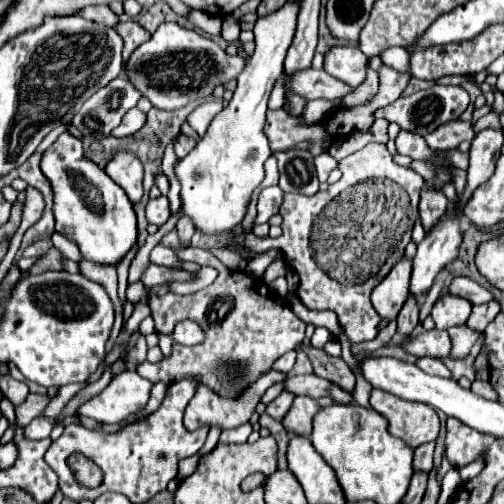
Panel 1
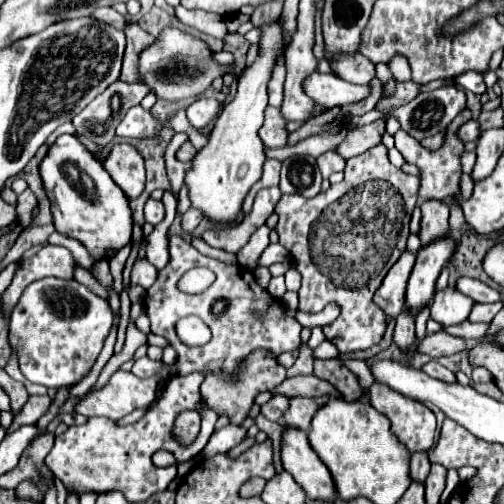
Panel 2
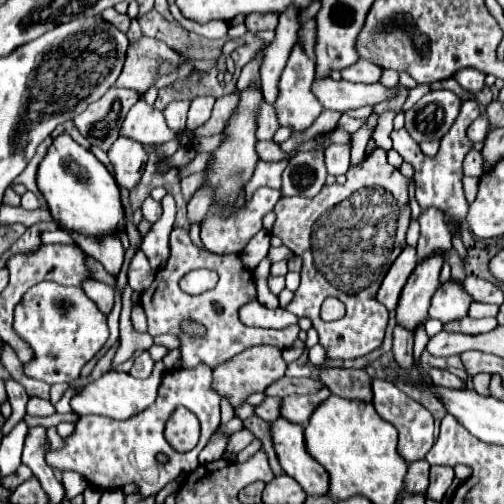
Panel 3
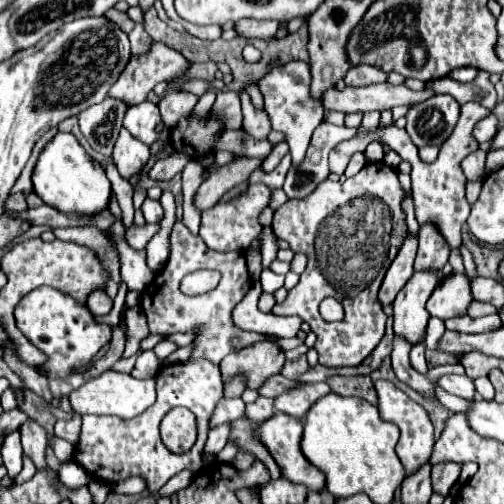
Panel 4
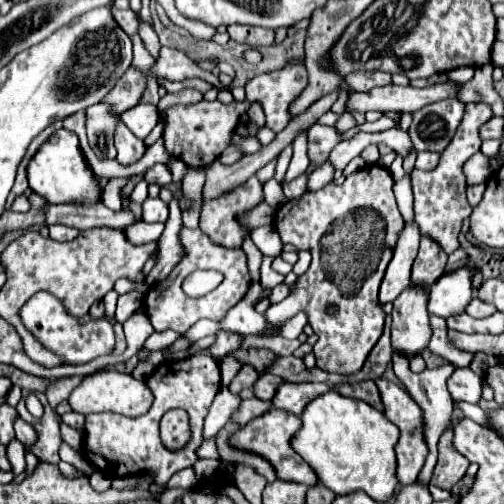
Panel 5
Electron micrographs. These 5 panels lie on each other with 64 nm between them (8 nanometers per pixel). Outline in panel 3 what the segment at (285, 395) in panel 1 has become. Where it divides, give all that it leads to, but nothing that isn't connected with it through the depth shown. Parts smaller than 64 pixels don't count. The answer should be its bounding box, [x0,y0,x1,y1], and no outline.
[254,398,280,422]

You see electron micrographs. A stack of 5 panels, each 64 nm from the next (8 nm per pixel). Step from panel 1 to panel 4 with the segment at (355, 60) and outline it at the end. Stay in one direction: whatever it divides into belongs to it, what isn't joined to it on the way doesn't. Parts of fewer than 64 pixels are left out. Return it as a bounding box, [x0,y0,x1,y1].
[344,64,388,86]

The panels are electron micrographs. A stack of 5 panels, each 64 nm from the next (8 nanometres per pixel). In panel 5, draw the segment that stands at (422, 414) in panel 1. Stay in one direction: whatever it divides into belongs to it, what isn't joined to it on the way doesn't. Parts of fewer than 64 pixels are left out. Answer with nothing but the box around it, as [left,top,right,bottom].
[376,378,428,486]

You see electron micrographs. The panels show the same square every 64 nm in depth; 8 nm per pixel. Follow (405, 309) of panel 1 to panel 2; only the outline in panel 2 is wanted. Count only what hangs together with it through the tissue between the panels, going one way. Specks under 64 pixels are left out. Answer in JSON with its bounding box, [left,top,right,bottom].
[394,312,416,352]

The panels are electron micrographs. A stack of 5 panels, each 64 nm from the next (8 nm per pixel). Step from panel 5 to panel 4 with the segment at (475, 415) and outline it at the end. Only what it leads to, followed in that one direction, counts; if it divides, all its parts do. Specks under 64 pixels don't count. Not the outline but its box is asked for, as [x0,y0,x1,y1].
[435,386,471,414]

